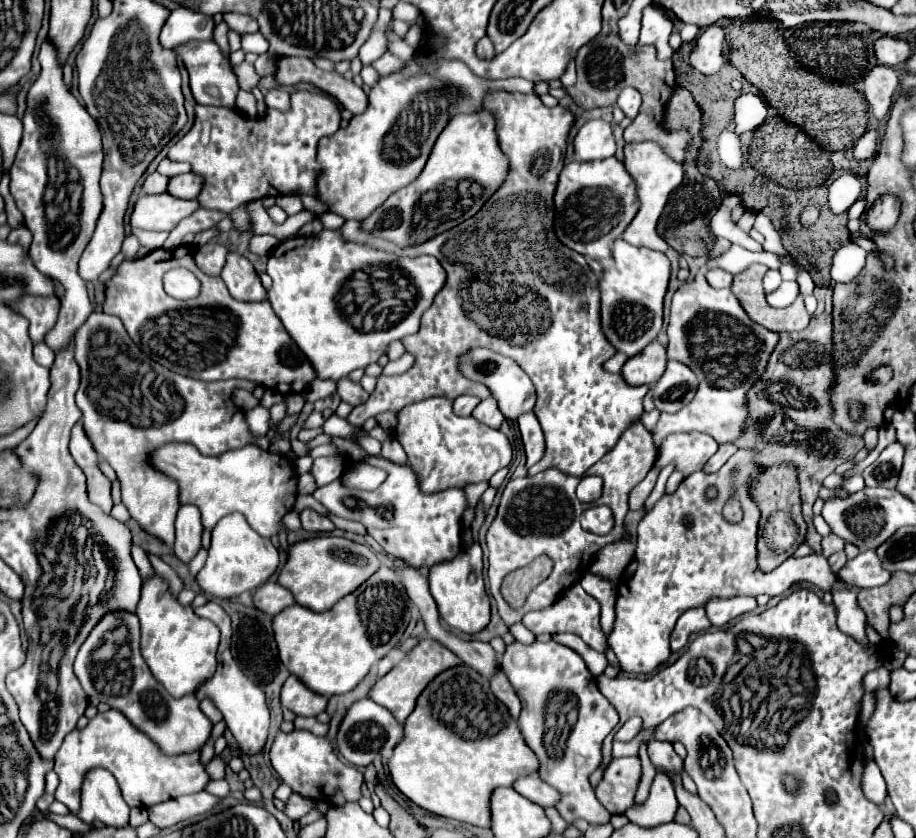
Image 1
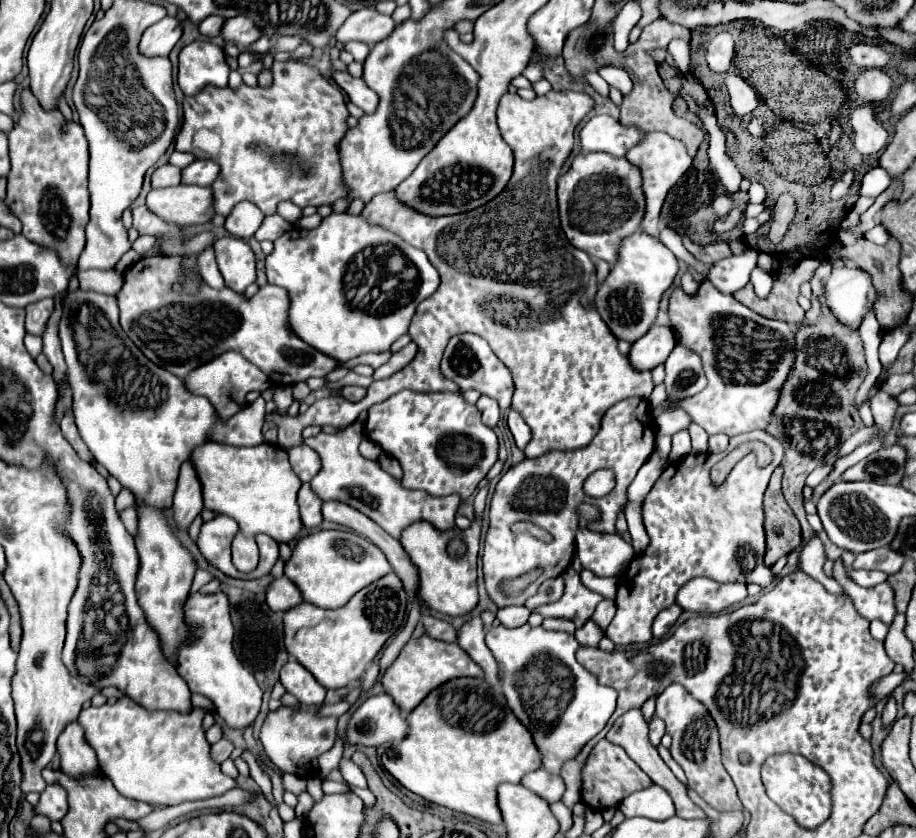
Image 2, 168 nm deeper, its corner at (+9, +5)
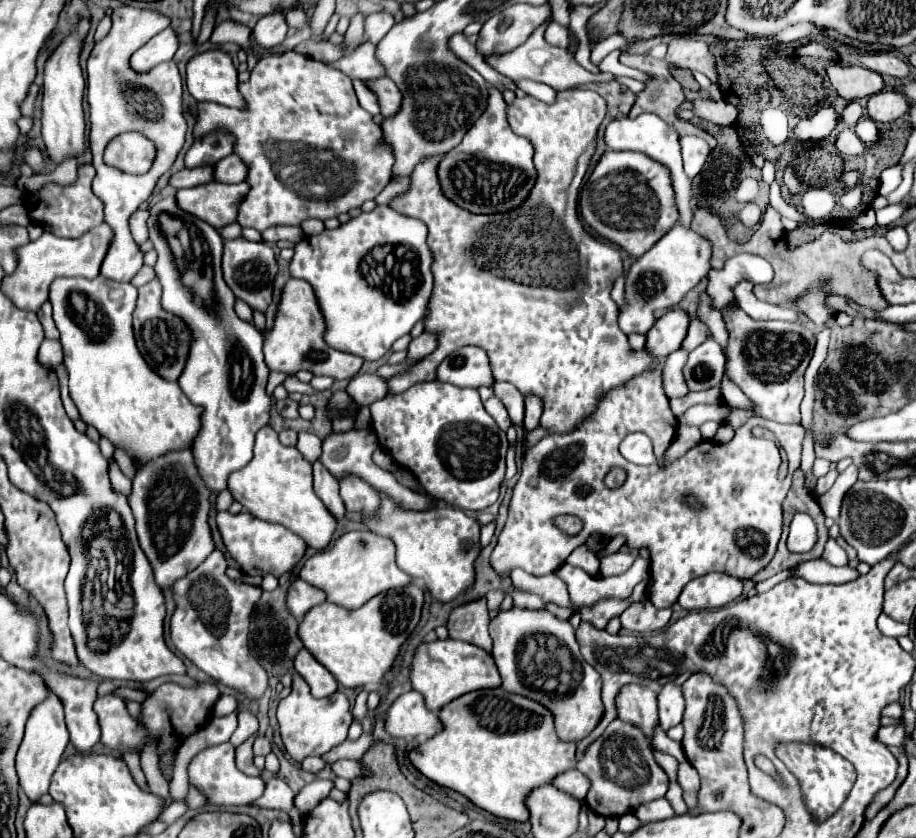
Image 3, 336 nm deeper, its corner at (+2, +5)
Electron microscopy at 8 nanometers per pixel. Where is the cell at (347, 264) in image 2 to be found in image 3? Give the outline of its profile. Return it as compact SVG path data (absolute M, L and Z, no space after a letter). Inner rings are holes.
M376 206L372 212L362 212L336 230L324 230L318 236L308 236L294 248L290 274L312 284L318 304L326 316L326 342L336 350L362 356L364 360L380 360L390 352L392 344L408 334L424 316L434 280L430 272L432 252L426 244L428 228L422 220L404 216L390 206Z

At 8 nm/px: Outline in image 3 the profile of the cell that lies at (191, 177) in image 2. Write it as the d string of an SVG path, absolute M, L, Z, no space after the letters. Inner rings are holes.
M236 154L222 158L214 168L218 182L244 182L248 176L248 166Z

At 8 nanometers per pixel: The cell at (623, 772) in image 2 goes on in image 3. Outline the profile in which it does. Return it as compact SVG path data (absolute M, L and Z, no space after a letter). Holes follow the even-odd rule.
M614 718L606 726L604 734L586 748L576 768L582 774L590 776L592 782L590 792L586 796L588 808L604 818L620 818L622 814L636 812L638 806L662 798L670 784L666 772L652 756L650 742L642 728L630 722L622 722L620 718Z

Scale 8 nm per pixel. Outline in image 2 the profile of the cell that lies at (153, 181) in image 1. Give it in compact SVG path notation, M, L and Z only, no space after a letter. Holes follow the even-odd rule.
M171 164L159 166L151 176L153 188L167 188L167 186L177 186L177 184L179 184L179 168L171 168Z

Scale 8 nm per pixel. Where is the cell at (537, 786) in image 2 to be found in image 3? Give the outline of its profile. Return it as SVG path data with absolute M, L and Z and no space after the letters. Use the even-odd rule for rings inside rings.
M580 770L564 772L556 780L552 780L552 784L560 790L566 790L570 796L574 796L578 800L584 800L588 794L588 788L590 788L590 780Z

